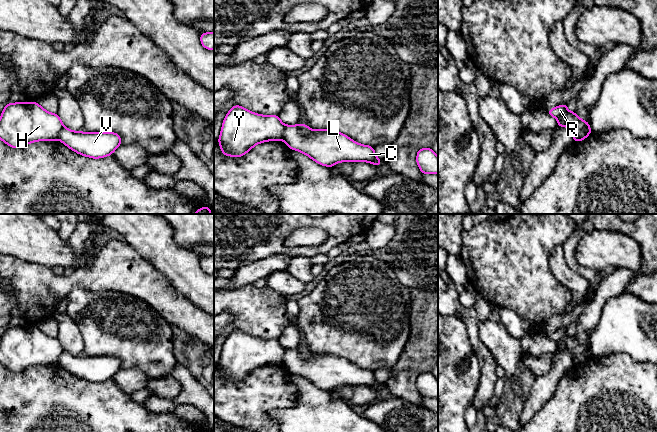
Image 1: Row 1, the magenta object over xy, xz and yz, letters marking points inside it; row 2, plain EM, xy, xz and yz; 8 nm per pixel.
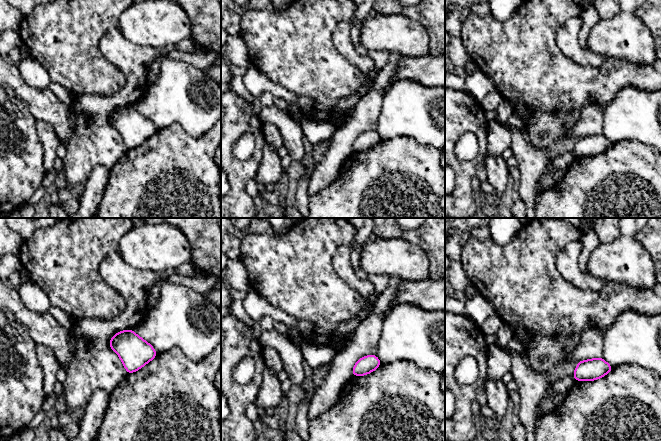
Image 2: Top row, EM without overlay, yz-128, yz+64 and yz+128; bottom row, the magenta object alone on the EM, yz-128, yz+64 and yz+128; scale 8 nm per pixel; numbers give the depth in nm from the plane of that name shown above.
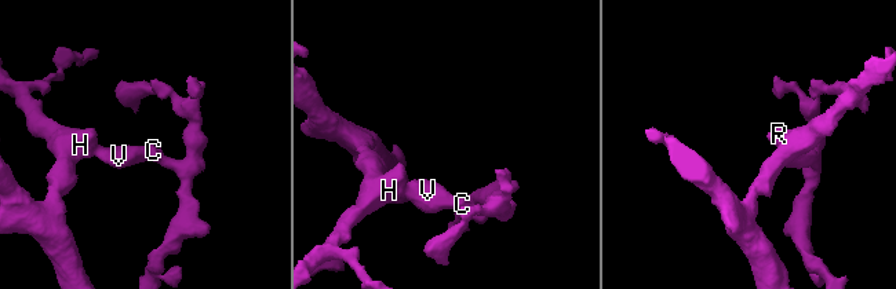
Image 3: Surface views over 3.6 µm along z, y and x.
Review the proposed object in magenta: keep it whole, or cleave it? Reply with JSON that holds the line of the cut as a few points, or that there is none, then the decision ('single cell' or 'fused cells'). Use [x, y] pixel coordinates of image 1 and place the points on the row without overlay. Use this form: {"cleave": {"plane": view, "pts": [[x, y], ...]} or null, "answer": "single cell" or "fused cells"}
{"cleave": {"plane": "yz", "pts": [[590, 355], [579, 356], [573, 362]]}, "answer": "fused cells"}

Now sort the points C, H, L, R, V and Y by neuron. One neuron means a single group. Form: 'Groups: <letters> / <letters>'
Groups: C L V / H R Y

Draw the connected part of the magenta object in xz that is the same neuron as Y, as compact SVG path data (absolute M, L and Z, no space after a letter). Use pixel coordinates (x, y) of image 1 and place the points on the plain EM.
M234 329L223 344L218 367L225 380L241 381L256 368L283 364L285 352L278 339L259 339Z

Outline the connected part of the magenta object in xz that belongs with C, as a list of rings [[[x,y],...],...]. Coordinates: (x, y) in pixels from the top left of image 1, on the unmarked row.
[[[302,347],[287,349],[283,364],[289,373],[302,376],[322,390],[333,391],[346,385],[364,385],[375,390],[382,387],[373,371],[359,368],[332,353],[313,354]]]

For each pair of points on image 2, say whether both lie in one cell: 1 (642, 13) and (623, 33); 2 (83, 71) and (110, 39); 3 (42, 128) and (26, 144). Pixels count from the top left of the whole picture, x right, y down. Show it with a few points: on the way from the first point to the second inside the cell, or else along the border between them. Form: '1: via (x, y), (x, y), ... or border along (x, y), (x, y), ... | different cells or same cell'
1: border along (636, 10), (636, 16), (650, 32) | different cells
2: border along (109, 28), (100, 40), (99, 50), (116, 67) | different cells
3: border along (36, 119), (37, 135), (44, 155) | different cells

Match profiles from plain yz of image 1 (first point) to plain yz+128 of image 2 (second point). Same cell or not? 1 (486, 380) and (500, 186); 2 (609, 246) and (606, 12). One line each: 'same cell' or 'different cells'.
1: same cell
2: different cells

